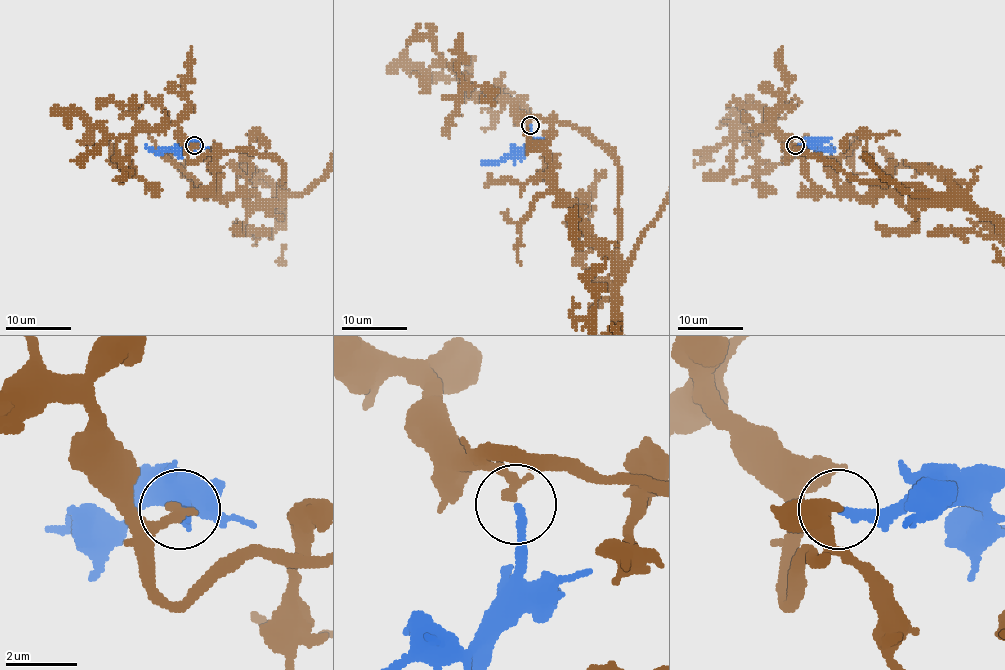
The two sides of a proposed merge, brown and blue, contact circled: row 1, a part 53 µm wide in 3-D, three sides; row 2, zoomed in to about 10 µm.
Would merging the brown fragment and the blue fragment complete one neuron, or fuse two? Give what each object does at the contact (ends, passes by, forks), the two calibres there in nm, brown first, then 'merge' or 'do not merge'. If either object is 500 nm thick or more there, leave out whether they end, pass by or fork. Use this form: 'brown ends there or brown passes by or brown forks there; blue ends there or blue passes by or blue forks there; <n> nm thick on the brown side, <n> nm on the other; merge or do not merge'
brown ends there; blue ends there; 300 nm thick on the brown side, 240 nm on the other; merge

